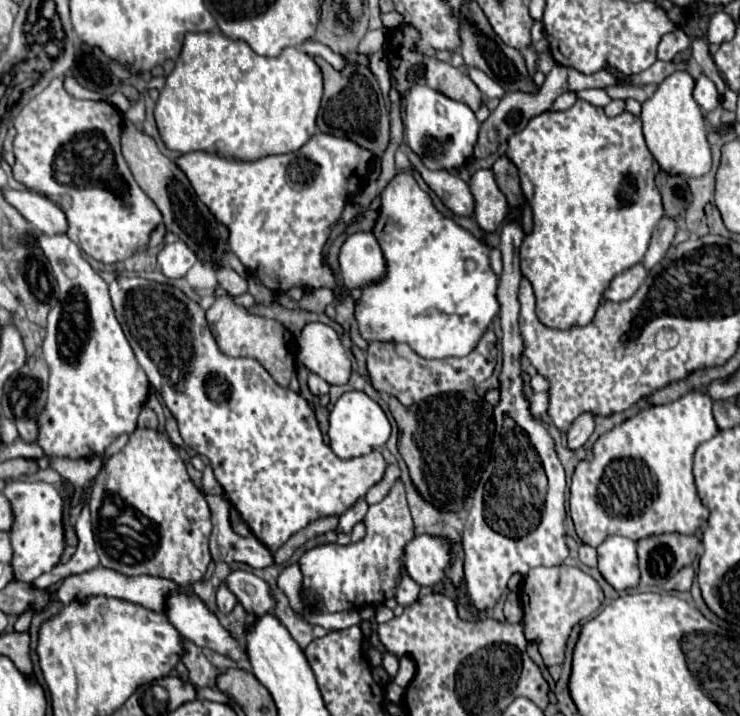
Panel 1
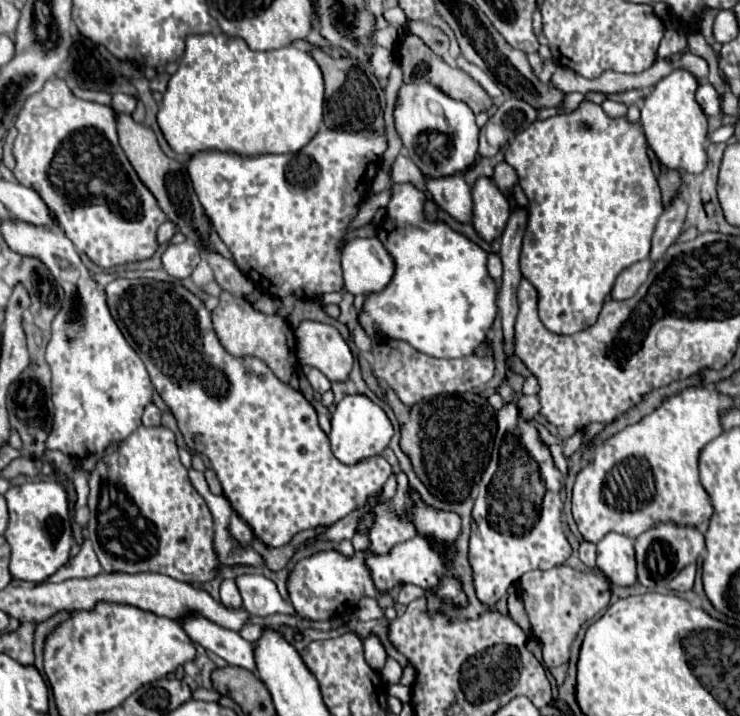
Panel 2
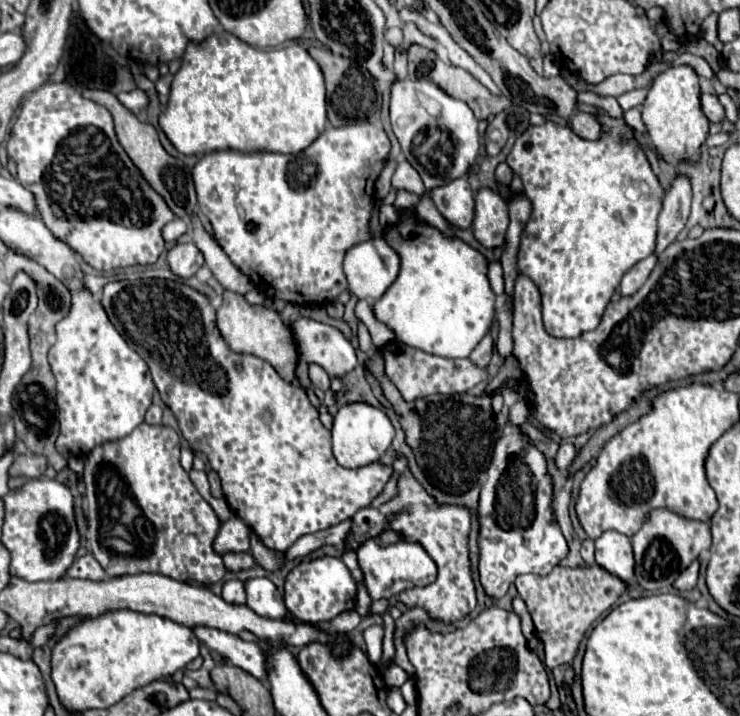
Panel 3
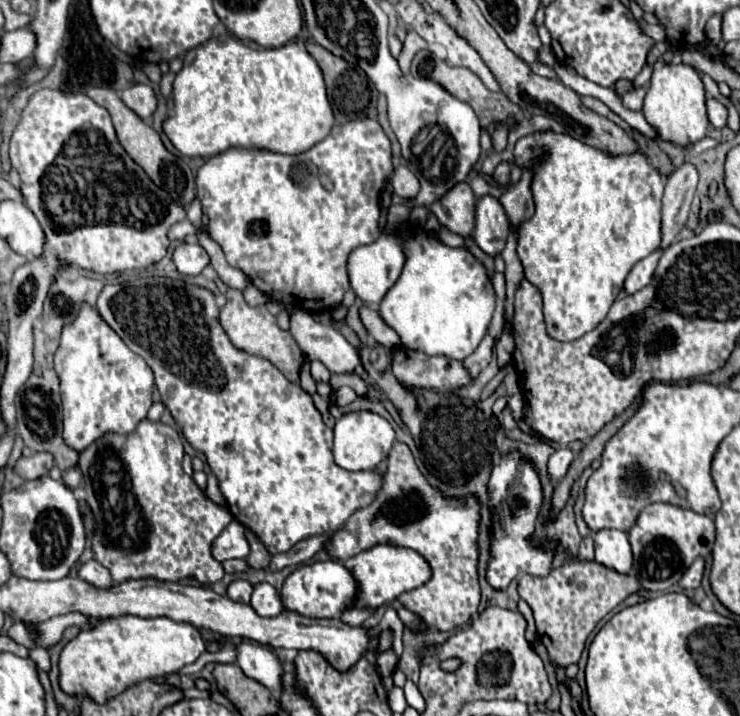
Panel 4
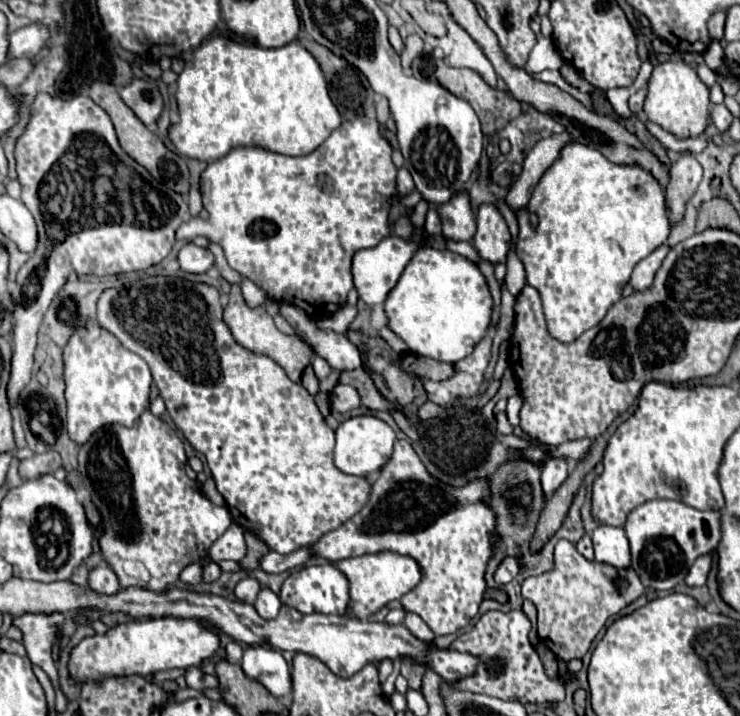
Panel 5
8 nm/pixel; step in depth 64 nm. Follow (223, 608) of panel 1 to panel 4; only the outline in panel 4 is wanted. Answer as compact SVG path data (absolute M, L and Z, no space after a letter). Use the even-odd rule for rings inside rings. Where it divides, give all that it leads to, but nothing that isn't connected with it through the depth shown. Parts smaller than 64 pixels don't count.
M234 580L228 584L226 588L226 596L234 602L244 602L248 604L250 602L250 592L252 592L252 584L246 582L246 580Z

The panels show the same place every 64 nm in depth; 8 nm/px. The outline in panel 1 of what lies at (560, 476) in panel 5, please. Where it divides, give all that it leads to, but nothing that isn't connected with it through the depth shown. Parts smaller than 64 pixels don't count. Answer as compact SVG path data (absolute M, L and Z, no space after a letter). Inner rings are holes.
M592 412L580 414L568 430L568 448L576 450L576 448L584 446L584 442L590 438L592 432L594 432L594 414Z

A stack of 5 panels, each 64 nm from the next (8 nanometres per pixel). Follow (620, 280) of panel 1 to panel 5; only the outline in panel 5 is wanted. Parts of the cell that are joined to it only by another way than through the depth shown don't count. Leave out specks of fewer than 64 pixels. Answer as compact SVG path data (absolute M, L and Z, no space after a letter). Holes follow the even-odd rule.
M662 244L650 256L646 256L644 260L640 260L636 264L636 268L634 268L632 276L630 276L630 286L634 290L646 290L646 288L650 288L650 284L654 282L654 276L656 276L656 272L658 272L658 268L660 268L660 264L662 264L662 260L664 260L664 256L666 256L668 250L670 250L670 246Z

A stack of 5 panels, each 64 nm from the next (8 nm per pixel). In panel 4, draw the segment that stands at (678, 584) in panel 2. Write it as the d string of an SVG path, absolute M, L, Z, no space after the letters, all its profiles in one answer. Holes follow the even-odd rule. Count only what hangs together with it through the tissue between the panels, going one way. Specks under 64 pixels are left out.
M698 558L694 560L694 564L684 572L684 576L680 578L680 586L686 588L686 590L692 590L692 588L698 588L700 586L700 580L702 580L702 574L704 574L704 560Z

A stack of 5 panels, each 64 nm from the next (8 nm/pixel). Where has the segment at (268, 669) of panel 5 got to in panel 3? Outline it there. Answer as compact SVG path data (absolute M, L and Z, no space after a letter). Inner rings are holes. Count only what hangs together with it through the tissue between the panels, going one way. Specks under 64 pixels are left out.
M194 626L192 632L202 644L224 656L230 664L250 672L258 680L266 680L266 654L256 642L246 642L236 634L208 626Z

